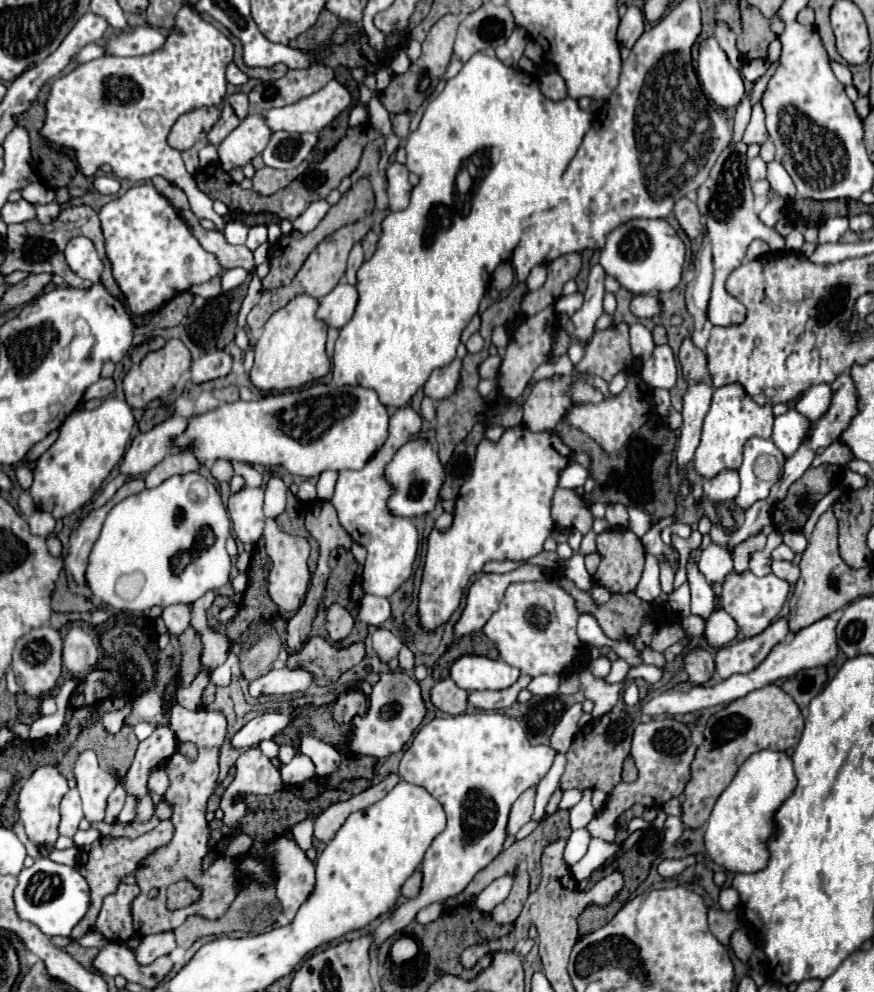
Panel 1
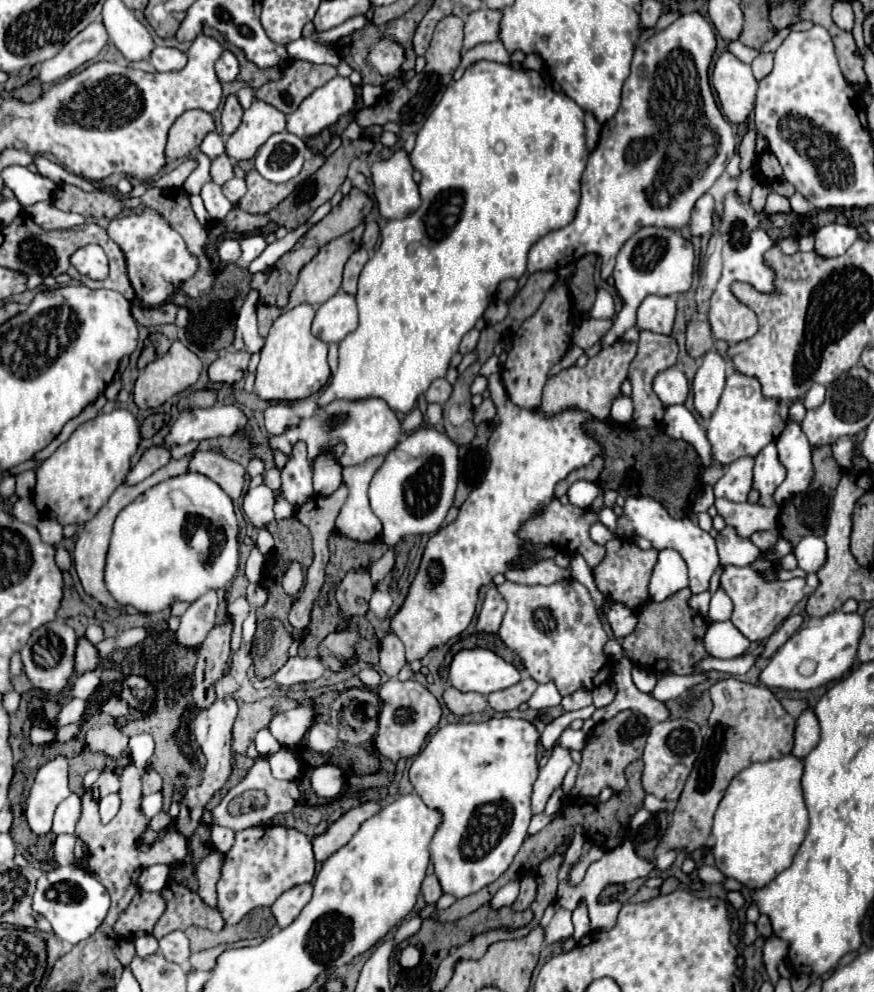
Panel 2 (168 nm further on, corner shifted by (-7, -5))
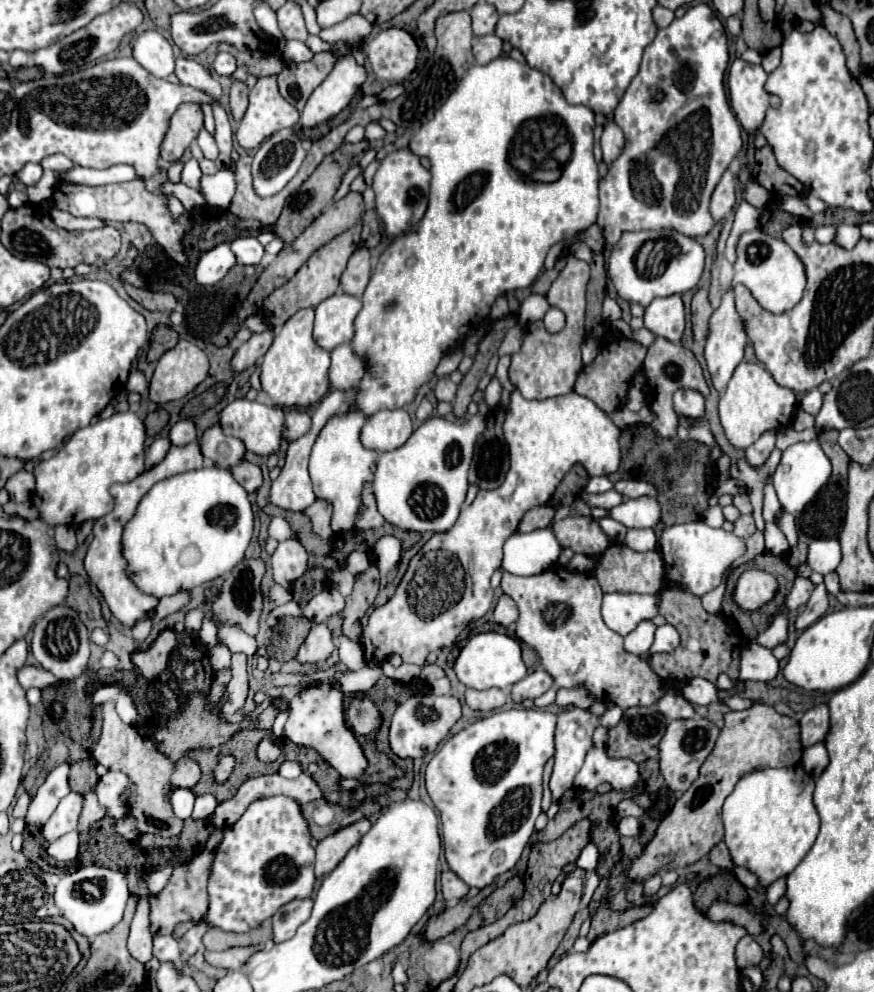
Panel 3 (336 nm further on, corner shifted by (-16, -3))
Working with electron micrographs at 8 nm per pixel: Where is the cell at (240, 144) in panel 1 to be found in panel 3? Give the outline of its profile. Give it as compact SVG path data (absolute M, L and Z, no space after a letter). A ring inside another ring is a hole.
M262 76L262 78L258 78L256 86L250 90L246 114L240 120L240 124L238 124L238 130L236 130L238 144L242 148L246 148L246 150L254 150L254 148L260 146L262 140L266 140L268 136L272 136L276 130L294 126L298 122L298 118L300 118L298 110L280 96L278 84L276 84L276 76Z

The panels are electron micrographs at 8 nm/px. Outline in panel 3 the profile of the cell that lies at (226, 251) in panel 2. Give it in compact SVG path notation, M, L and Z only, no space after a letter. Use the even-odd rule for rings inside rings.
M218 244L212 250L204 252L194 268L194 278L200 286L214 286L216 282L220 282L226 272L234 266L234 254L230 250L228 244Z

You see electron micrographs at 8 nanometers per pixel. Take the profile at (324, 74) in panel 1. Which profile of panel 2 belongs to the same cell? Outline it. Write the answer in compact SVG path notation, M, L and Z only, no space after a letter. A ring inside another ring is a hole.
M295 60L283 70L281 80L263 84L255 92L255 98L275 106L283 114L291 114L313 90L321 88L335 76L337 76L337 68L333 66L319 66L319 64Z

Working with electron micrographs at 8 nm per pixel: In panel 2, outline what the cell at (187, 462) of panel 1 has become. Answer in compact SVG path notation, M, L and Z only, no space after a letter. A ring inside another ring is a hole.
M195 452L191 456L189 470L199 472L199 474L211 478L213 482L217 482L233 500L237 500L241 496L245 470L241 464L237 464L229 458L223 458L215 452Z

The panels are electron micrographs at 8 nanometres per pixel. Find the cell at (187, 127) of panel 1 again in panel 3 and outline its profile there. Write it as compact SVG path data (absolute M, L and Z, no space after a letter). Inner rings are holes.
M180 104L170 118L170 128L160 146L160 156L168 162L180 160L184 150L194 142L200 128L204 126L204 116L198 104Z

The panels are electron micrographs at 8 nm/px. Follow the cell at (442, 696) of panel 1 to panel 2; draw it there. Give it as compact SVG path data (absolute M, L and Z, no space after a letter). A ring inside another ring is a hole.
M447 688L445 694L443 694L443 700L445 700L445 706L457 716L483 712L487 708L487 700L485 700L483 694L459 692L457 688Z

